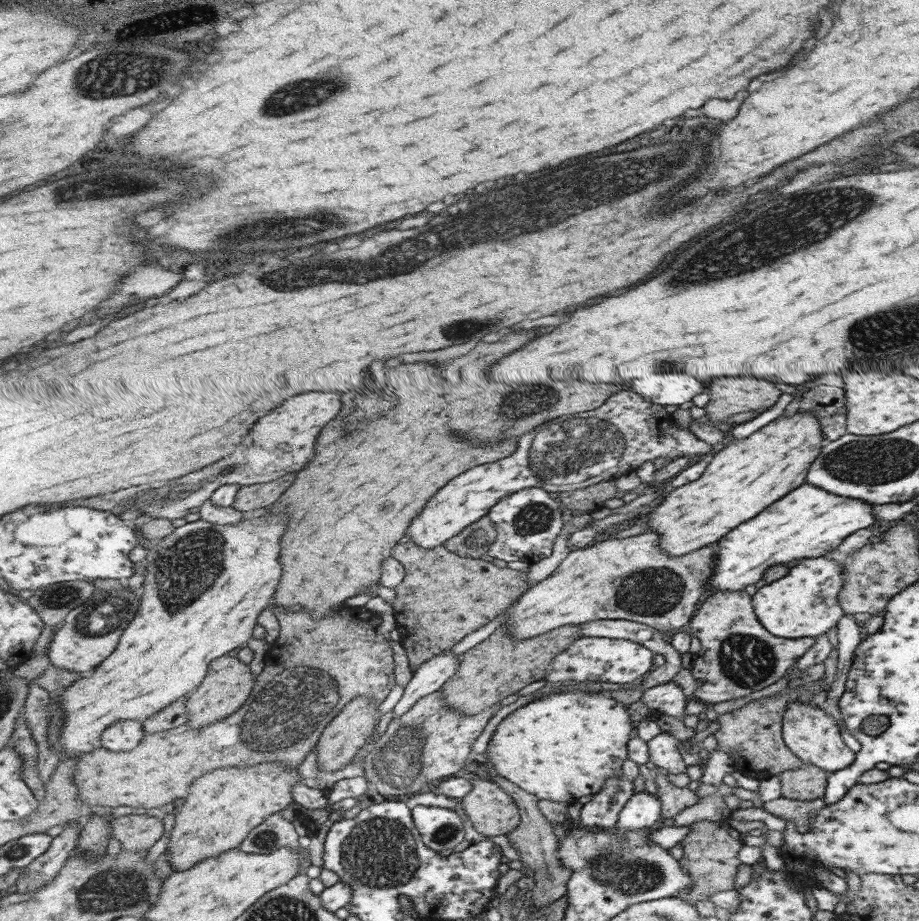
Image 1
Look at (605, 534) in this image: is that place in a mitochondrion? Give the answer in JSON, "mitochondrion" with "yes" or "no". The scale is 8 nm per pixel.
{"mitochondrion":"no"}

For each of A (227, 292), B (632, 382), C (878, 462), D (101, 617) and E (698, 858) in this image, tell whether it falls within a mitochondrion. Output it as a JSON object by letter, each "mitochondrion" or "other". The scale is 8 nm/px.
{"A":"other","B":"other","C":"mitochondrion","D":"mitochondrion","E":"other"}

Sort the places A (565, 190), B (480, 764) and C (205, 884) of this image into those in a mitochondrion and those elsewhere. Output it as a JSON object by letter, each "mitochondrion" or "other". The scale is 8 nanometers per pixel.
{"A":"mitochondrion","B":"other","C":"other"}

